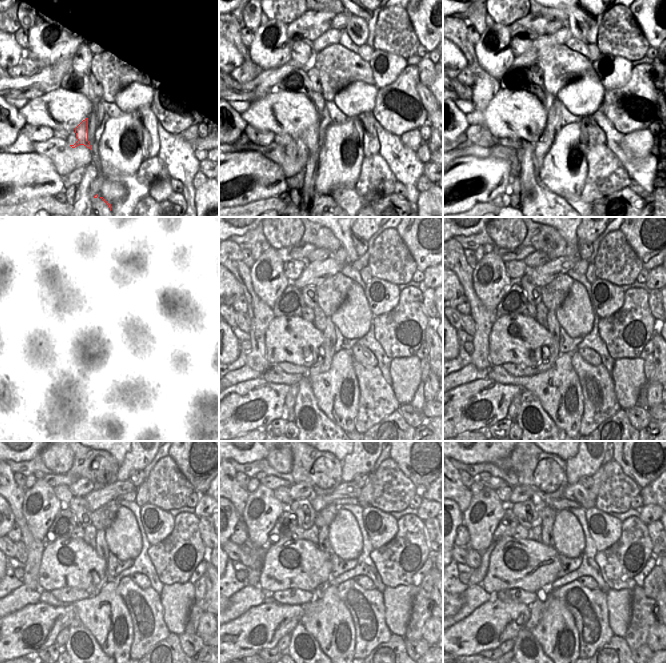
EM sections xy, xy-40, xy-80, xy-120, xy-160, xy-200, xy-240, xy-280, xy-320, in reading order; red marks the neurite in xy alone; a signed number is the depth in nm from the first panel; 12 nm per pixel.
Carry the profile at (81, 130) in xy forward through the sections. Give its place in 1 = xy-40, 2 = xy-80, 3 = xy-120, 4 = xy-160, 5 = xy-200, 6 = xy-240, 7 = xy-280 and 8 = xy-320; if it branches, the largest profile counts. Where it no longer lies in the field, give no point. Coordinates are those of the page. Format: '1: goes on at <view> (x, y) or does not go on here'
1: goes on at xy-40 (310, 144)
2: goes on at xy-80 (534, 196)
3: goes on at xy-120 (86, 419)
4: goes on at xy-160 (310, 420)
5: goes on at xy-200 (532, 419)
6: goes on at xy-240 (81, 644)
7: goes on at xy-280 (303, 644)
8: goes on at xy-320 (525, 644)

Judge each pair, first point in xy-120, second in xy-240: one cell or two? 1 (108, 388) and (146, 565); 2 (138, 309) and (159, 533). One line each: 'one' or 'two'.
1: two
2: two

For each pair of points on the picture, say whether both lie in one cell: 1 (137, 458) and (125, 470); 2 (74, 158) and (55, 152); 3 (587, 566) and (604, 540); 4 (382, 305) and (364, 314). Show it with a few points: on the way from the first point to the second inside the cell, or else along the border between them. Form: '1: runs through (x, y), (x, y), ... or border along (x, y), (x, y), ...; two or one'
1: runs through (134, 461), (128, 467); one
2: runs through (69, 158), (65, 158), (60, 153); one
3: border along (587, 528), (597, 550); two
4: border along (364, 293), (369, 308), (374, 315); two

